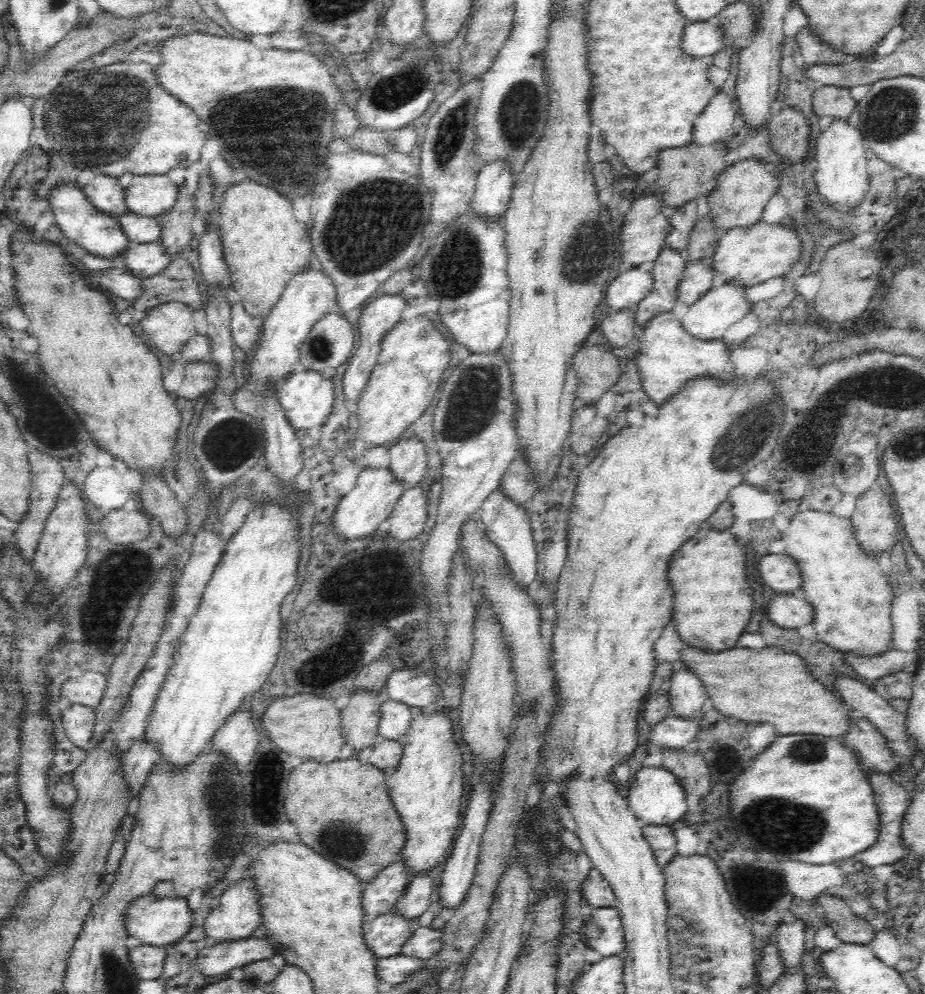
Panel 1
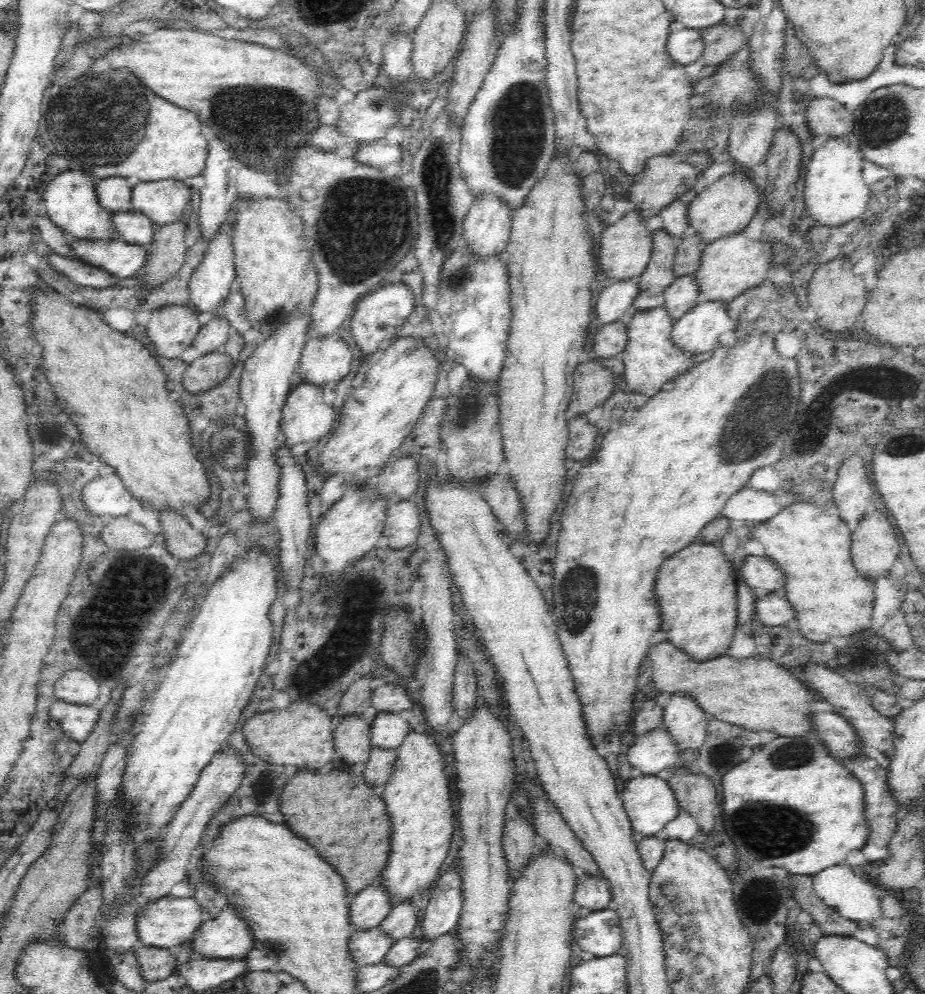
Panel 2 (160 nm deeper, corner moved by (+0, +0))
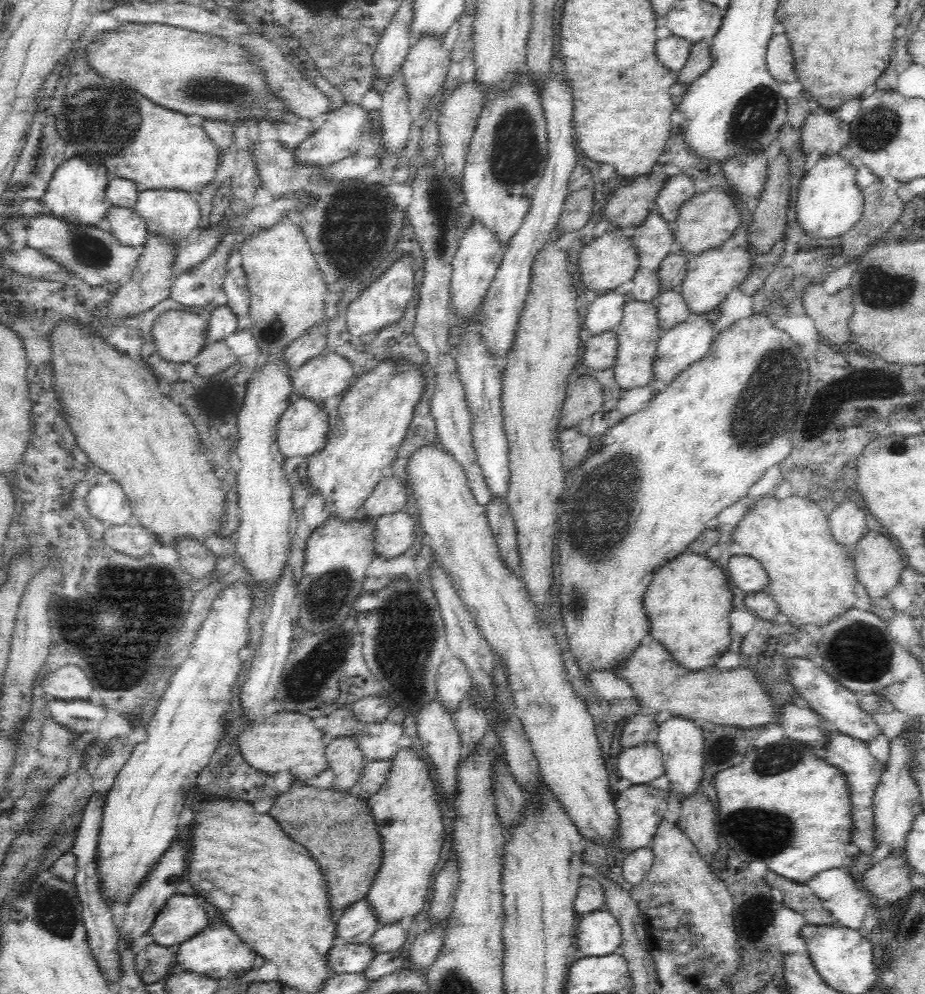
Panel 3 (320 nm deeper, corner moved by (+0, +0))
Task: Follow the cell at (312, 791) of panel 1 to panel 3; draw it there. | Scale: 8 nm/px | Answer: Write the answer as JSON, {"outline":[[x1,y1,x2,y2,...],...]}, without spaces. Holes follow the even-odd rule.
{"outline":[[292,785,292,790,284,796,280,796,272,810,268,812,272,818,276,818,276,822,280,822,282,830,290,836,294,836,292,840,300,842,308,852,310,856,316,860,316,864,320,866,324,879,328,884,328,903,330,904,329,910,332,921,335,923,341,918,341,915,354,904,363,900,371,889,374,878,380,869,382,863,382,848,381,837,379,836,378,829,376,829,376,823,374,823,374,817,368,809,367,801,359,799,353,795,343,795,340,791,334,789,314,789,312,785],[312,824,316,828,312,828],[316,830,316,836,314,838,304,838,308,832,314,832]]}

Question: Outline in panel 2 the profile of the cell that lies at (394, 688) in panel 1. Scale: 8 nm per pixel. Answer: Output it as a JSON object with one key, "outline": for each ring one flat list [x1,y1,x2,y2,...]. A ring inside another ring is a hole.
{"outline":[[376,683,370,694,370,705,380,713,397,713,408,710,412,706,412,700,408,697,404,684]]}

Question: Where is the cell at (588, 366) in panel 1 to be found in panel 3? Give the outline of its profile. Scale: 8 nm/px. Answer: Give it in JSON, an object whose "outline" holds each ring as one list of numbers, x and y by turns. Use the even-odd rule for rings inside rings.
{"outline":[[590,374,578,377,576,382,568,383,560,412,558,431,578,428,583,420,598,412,602,404,601,385]]}

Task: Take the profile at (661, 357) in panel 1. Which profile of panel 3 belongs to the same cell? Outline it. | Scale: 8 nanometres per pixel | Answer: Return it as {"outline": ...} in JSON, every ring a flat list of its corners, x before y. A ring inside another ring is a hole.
{"outline":[[626,300,615,333,618,341,617,356,612,369,615,382,621,390,649,385,653,377,656,344,662,333,656,319,656,304,650,301]]}

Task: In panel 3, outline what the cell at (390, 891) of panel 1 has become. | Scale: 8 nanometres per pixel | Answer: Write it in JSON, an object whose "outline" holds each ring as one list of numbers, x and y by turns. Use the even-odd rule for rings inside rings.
{"outline":[[366,900,354,902,334,928,335,937,346,944,366,944,378,930,378,922]]}

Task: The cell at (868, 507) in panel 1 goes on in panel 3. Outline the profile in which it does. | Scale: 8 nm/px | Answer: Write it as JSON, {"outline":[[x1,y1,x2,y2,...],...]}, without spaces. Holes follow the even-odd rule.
{"outline":[[866,532,855,548,854,569,857,581,872,601,887,597,904,570,902,552,876,532]]}

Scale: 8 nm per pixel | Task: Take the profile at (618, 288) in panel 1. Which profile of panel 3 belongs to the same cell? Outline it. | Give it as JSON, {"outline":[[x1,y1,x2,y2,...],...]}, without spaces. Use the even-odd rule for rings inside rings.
{"outline":[[615,291,597,296,587,308,582,327,590,336,598,336,603,332,615,332,622,318,622,306,626,298]]}

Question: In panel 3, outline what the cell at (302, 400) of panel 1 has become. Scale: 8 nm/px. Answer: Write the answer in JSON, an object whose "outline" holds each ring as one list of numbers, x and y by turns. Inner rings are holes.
{"outline":[[306,398,288,405,276,431,276,444,284,460,312,456,322,450,330,428,327,421,323,406]]}

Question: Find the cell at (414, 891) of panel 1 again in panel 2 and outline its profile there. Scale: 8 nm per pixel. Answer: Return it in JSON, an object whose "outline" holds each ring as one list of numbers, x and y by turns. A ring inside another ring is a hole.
{"outline":[[402,902,400,906,391,910,386,919,379,924,379,927,388,937,392,938,392,942,396,942,416,934,420,925,420,918,421,914,410,902]]}

